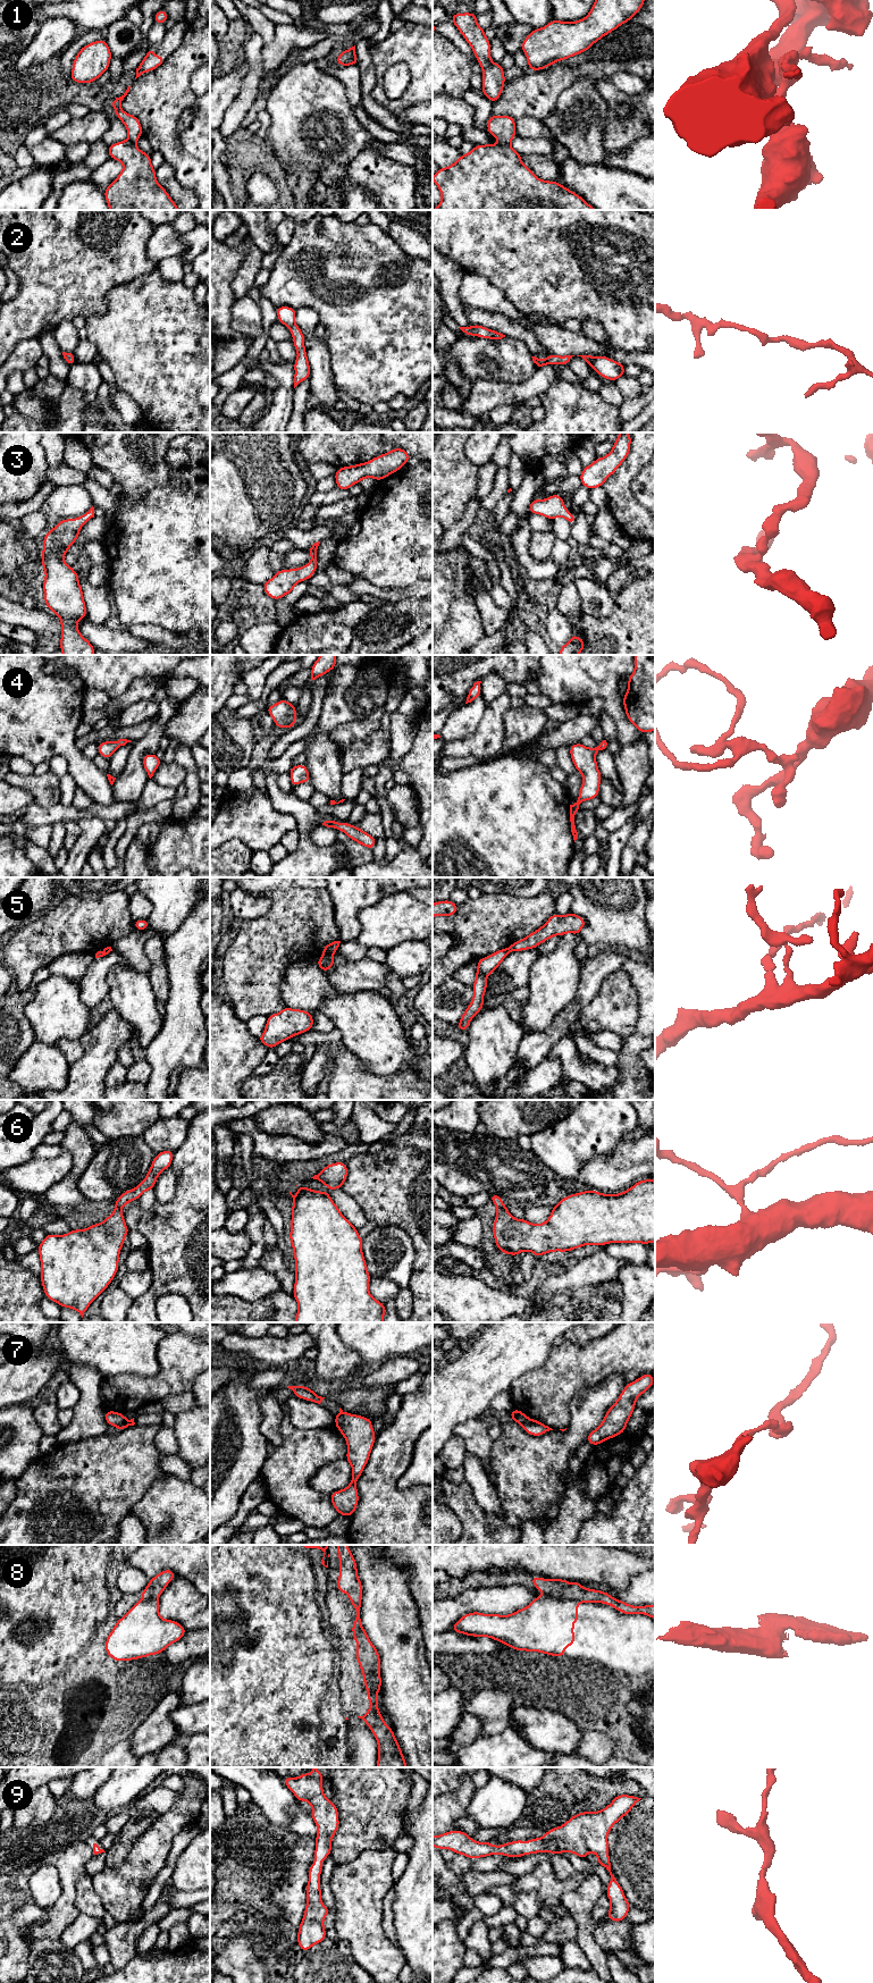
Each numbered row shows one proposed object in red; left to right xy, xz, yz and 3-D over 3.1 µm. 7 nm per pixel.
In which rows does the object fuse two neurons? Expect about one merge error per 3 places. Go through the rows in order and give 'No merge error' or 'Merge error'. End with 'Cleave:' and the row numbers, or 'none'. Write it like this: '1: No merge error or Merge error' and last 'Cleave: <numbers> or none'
1: Merge error
2: No merge error
3: No merge error
4: No merge error
5: Merge error
6: No merge error
7: Merge error
8: Merge error
9: No merge error
Cleave: 1, 5, 7, 8

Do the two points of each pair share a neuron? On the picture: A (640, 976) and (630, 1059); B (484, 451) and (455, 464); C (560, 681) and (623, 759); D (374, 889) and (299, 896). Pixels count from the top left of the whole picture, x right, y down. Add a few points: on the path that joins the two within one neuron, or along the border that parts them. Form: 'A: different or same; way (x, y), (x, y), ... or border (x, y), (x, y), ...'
A: same; way (643, 997), (643, 1036), (640, 1039)
B: different; border (464, 444), (466, 456), (477, 467)
C: different; border (636, 739), (621, 746)
D: different; border (326, 889), (333, 902), (333, 916), (335, 918)

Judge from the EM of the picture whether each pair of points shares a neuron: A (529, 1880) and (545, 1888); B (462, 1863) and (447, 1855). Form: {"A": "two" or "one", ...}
{"A": "one", "B": "two"}

